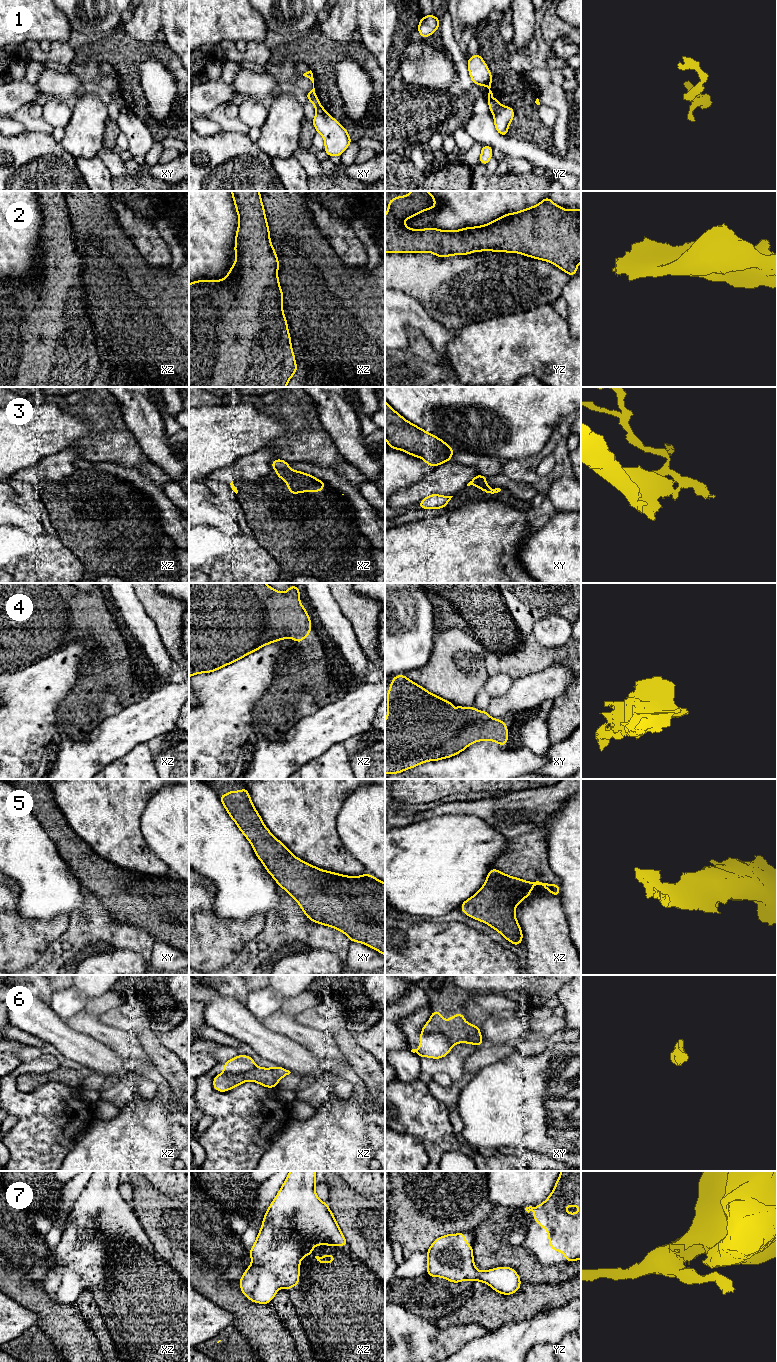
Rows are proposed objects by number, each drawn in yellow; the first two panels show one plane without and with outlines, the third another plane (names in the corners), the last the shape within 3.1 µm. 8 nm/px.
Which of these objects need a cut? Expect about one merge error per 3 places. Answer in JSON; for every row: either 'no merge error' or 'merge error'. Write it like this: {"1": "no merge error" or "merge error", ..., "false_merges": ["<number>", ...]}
{"1": "no merge error", "2": "no merge error", "3": "merge error", "4": "no merge error", "5": "no merge error", "6": "merge error", "7": "no merge error", "false_merges": ["3", "6"]}

